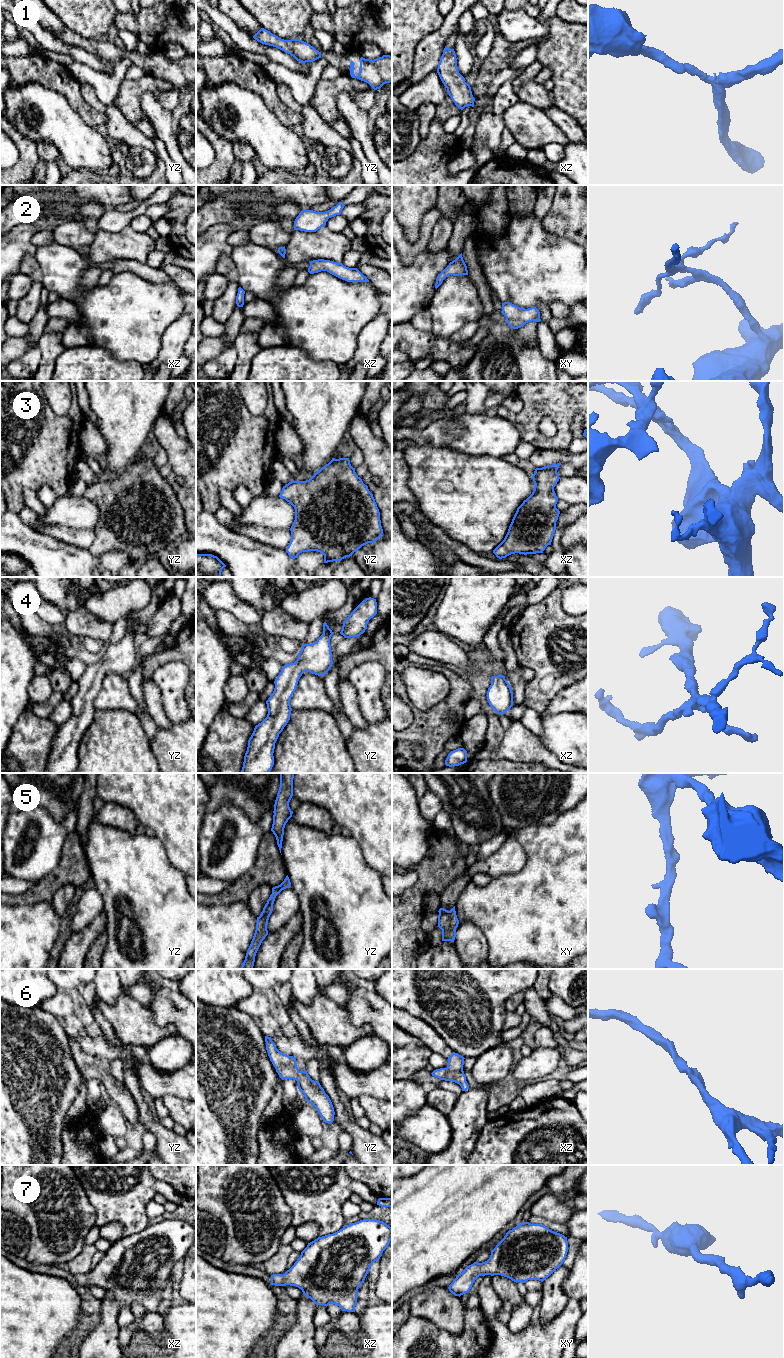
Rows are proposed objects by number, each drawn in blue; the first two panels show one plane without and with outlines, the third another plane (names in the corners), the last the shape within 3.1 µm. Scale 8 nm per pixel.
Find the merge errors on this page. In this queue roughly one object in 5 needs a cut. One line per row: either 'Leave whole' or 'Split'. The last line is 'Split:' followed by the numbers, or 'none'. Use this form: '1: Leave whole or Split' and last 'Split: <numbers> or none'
1: Leave whole
2: Leave whole
3: Leave whole
4: Leave whole
5: Leave whole
6: Leave whole
7: Leave whole
Split: none

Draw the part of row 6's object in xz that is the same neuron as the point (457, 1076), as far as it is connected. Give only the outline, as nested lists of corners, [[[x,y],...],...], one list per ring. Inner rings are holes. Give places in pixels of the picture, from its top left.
[[[453,1052],[452,1055],[448,1057],[447,1067],[436,1069],[431,1074],[440,1080],[455,1082],[461,1086],[462,1091],[466,1091],[469,1089],[469,1085],[463,1071],[464,1059],[463,1056]]]

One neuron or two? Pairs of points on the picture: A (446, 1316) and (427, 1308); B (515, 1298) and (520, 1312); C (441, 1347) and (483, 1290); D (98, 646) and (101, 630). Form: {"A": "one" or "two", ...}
{"A": "one", "B": "two", "C": "two", "D": "two"}

